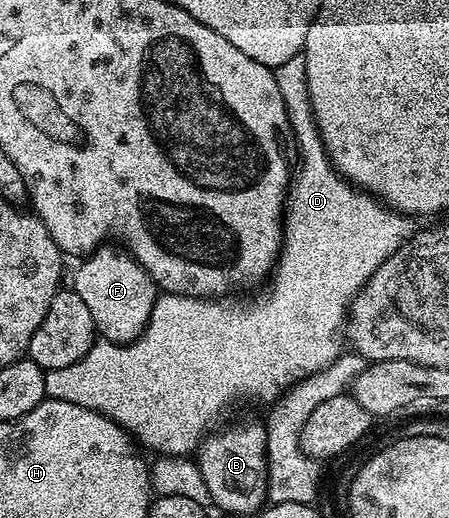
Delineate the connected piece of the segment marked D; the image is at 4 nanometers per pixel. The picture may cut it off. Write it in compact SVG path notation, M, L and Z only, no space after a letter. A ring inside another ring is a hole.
M304 56L295 59L287 59L276 69L277 82L279 83L279 95L283 95L283 103L287 107L289 116L289 128L292 140L301 148L301 166L296 166L291 177L291 184L285 202L285 212L283 214L283 240L281 242L281 253L277 256L276 266L268 282L269 290L261 293L258 297L249 297L246 301L233 301L237 299L214 299L212 297L188 297L178 293L162 292L157 300L153 302L153 310L149 316L147 327L141 332L140 337L136 337L129 345L117 345L114 341L104 339L98 340L83 355L79 363L71 363L71 367L62 369L51 369L45 374L45 395L46 398L55 401L66 401L82 405L88 409L93 409L97 413L103 414L107 419L111 419L121 429L124 429L134 441L140 443L146 450L154 449L154 454L167 457L189 457L205 440L207 434L214 428L213 425L221 417L221 412L228 407L232 401L241 401L244 397L258 397L264 403L272 402L281 396L282 392L294 385L297 381L309 377L313 373L323 371L341 356L343 352L343 334L347 324L347 310L353 303L353 298L358 291L365 286L365 282L375 272L380 265L387 260L391 254L398 249L404 241L409 240L415 232L415 221L412 217L381 204L376 197L366 193L352 185L337 172L337 168L329 161L323 147L323 139L317 130L317 124L313 118L313 108L309 102L309 92L307 91L307 71L305 70Z

